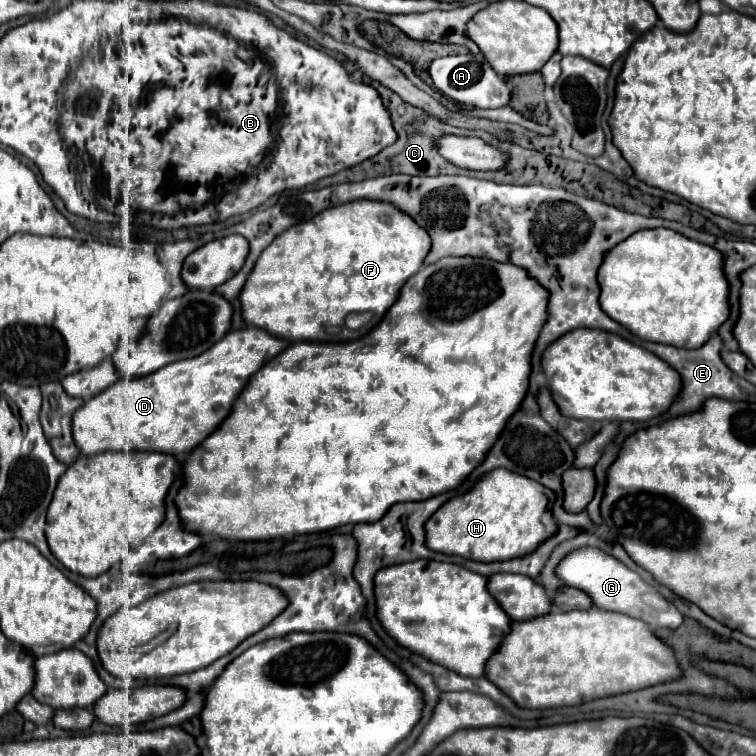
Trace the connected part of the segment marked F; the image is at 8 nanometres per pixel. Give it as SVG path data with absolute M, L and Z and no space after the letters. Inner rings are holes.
M356 200L356 204L344 204L340 208L328 208L324 212L320 212L320 216L314 216L312 220L304 222L304 224L296 224L292 228L288 228L288 232L282 232L280 236L276 236L276 240L260 254L260 258L256 260L242 292L240 292L240 302L242 302L242 318L246 320L246 324L256 326L266 330L268 334L274 334L286 342L296 342L296 340L308 340L308 342L324 342L326 340L326 328L328 326L342 326L344 318L350 312L374 312L378 316L384 316L384 312L396 302L396 296L402 288L402 284L420 270L426 254L430 250L430 240L428 234L414 224L414 220L410 216L404 216L404 212L392 208L392 204L380 204L374 200Z

